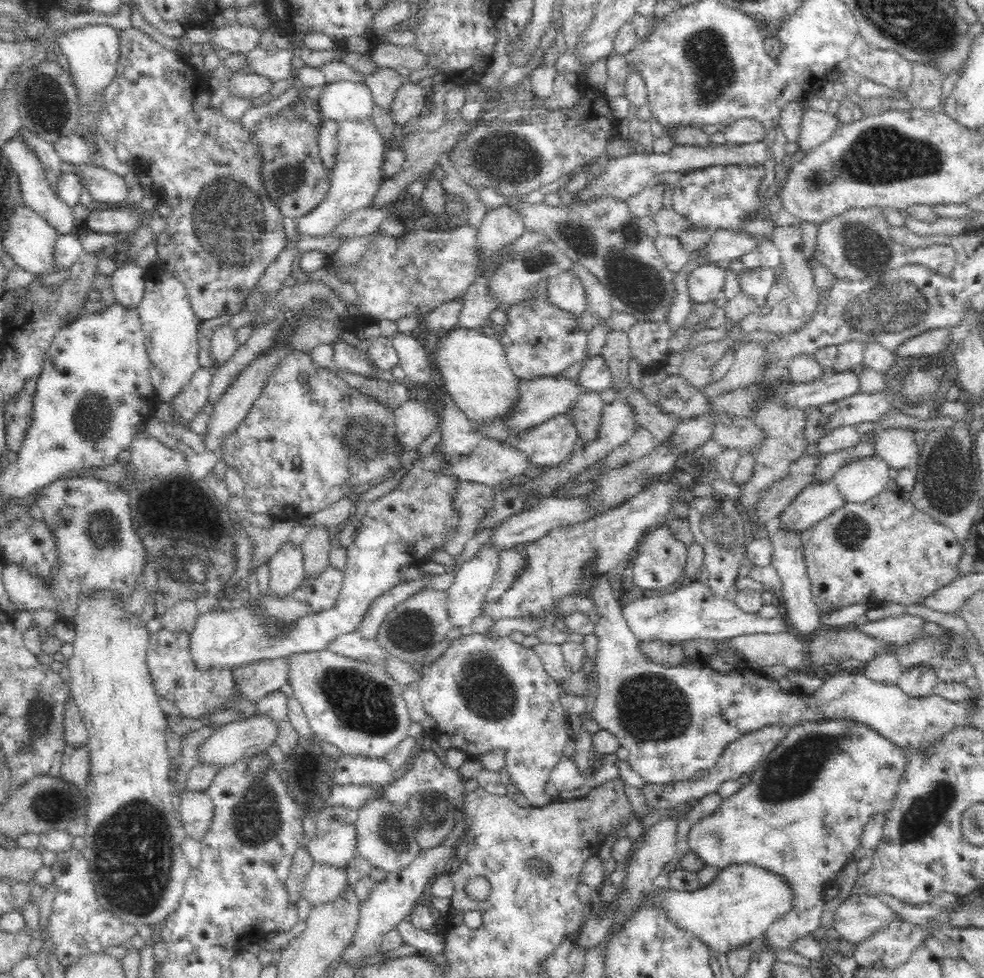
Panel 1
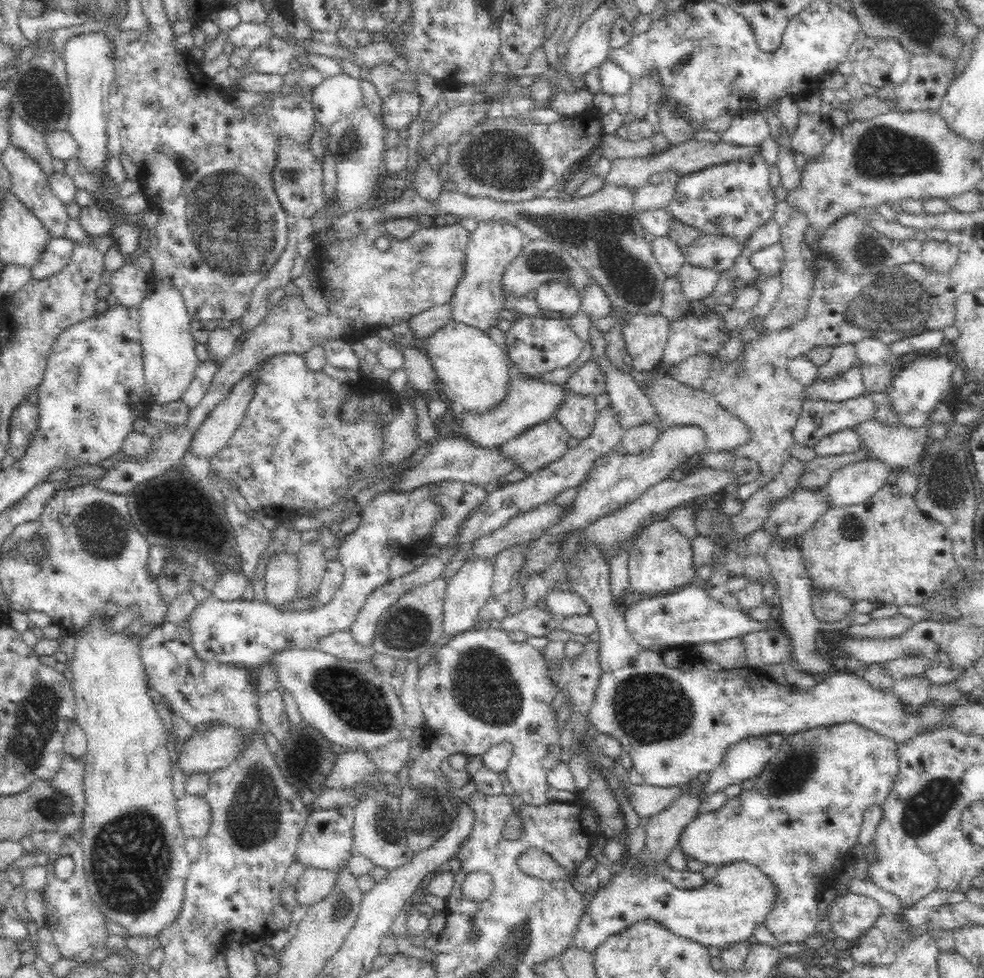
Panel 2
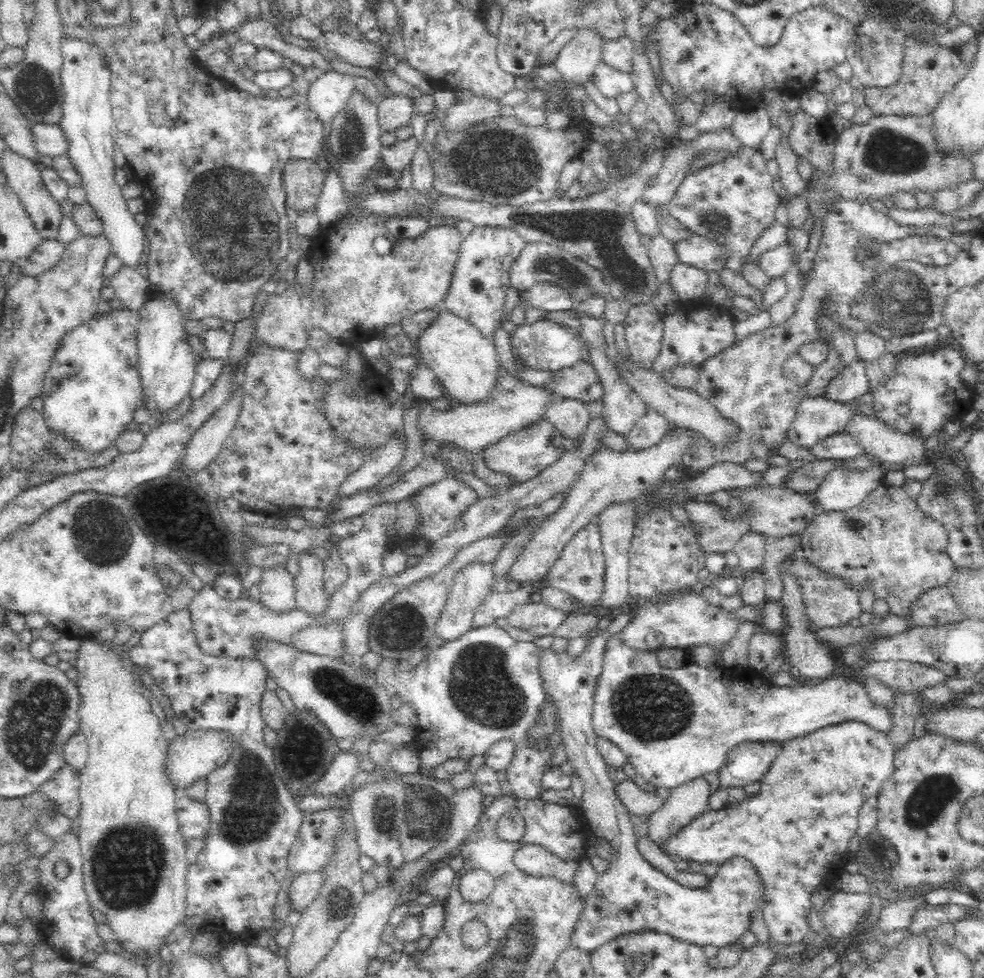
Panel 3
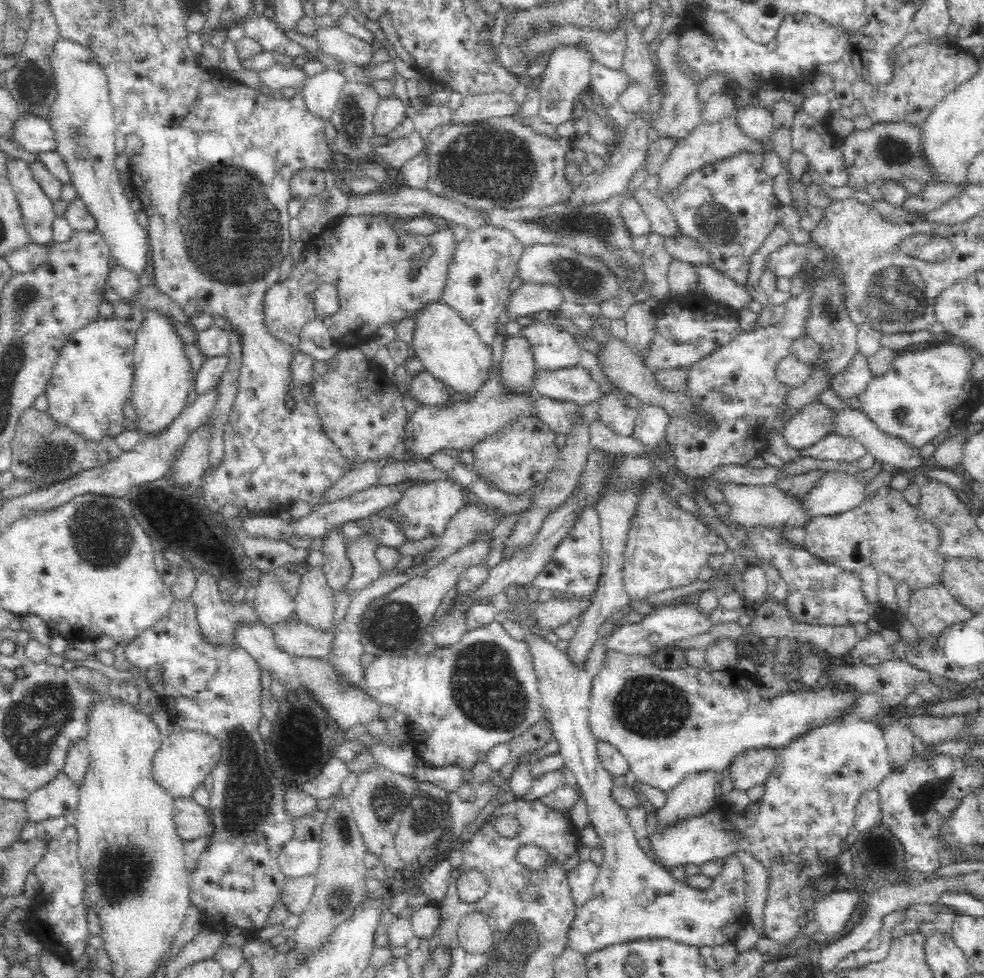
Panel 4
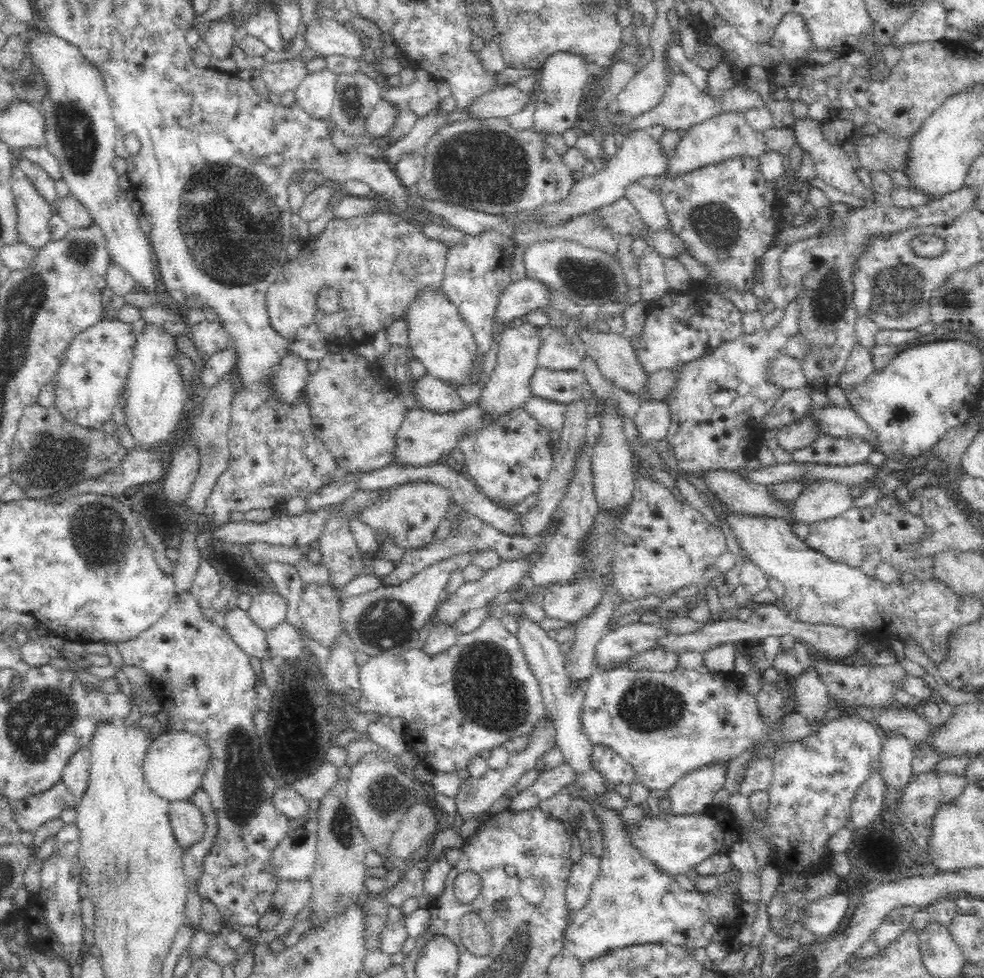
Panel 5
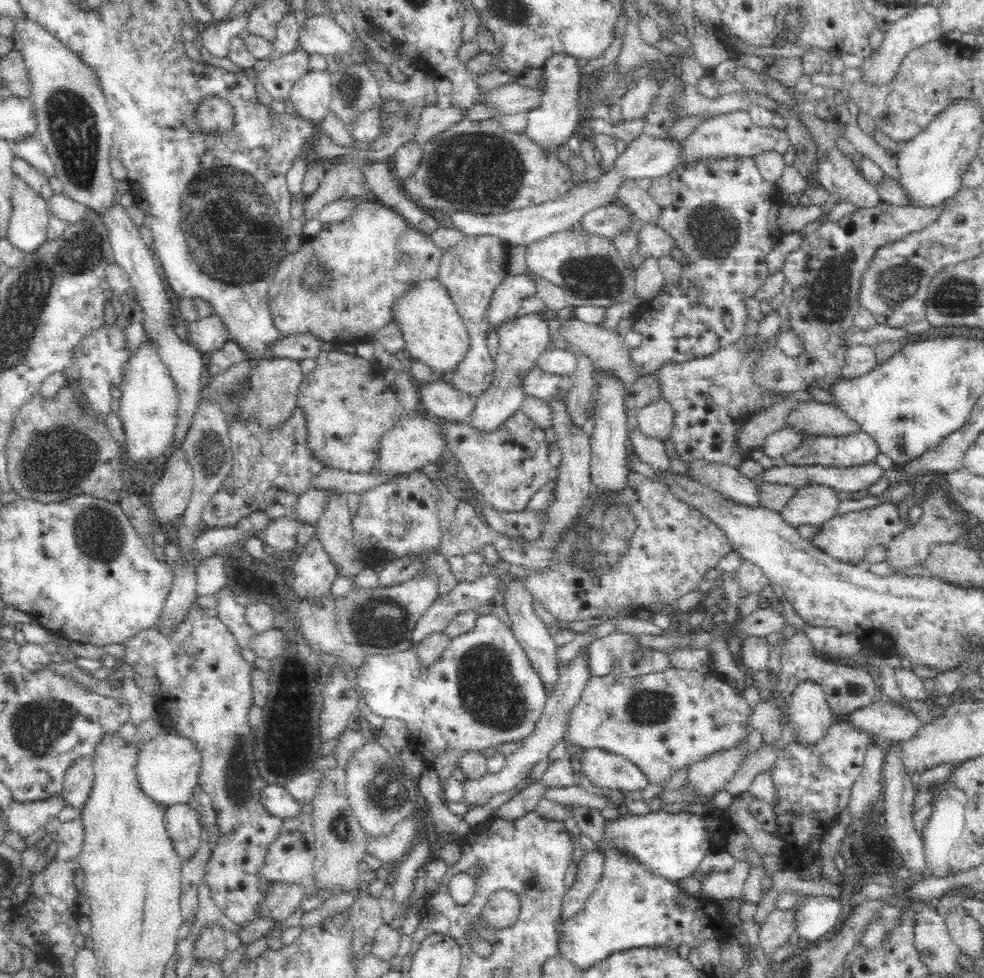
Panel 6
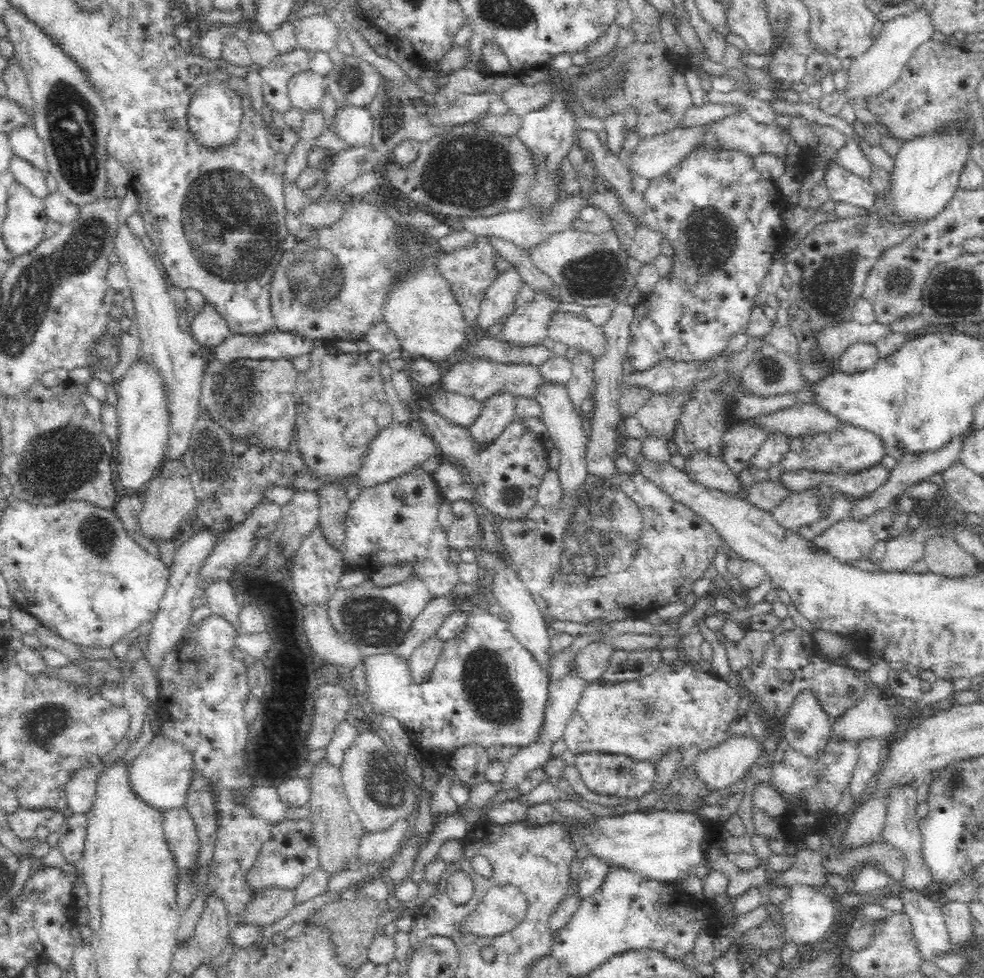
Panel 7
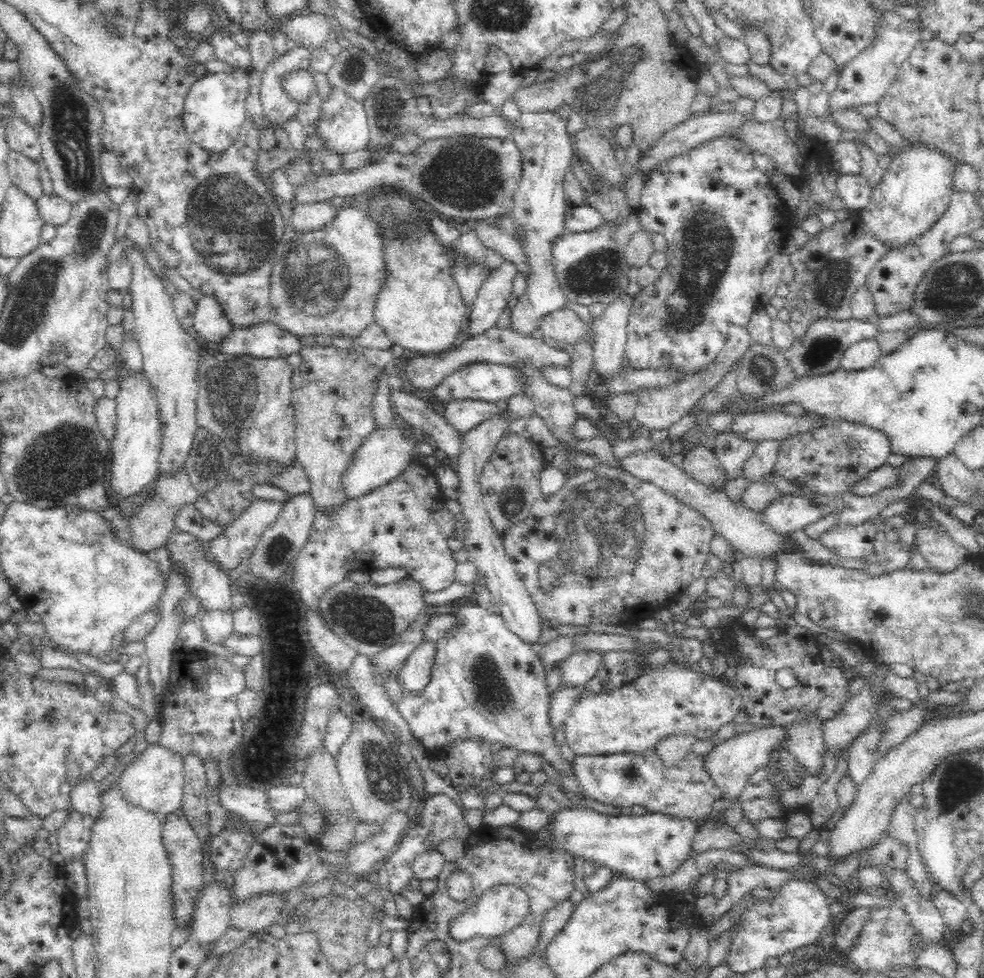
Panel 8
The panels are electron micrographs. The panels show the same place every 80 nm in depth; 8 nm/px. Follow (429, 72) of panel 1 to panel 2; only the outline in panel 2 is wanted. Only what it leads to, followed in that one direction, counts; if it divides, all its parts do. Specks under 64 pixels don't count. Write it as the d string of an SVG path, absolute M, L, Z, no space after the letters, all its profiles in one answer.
M333 58L333 60L342 68L342 71L348 72L348 75L360 80L371 81L377 88L378 94L382 100L392 94L392 85L397 81L411 81L409 74L401 74L392 63L379 63L378 66L370 70L360 69L356 64L350 62L350 59Z

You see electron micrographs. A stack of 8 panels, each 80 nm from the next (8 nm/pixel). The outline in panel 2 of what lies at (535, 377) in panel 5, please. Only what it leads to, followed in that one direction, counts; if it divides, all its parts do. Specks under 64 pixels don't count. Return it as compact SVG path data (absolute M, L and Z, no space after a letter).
M590 359L584 364L580 364L570 374L570 378L562 384L562 393L565 395L572 394L580 397L595 398L605 392L604 375L598 365Z

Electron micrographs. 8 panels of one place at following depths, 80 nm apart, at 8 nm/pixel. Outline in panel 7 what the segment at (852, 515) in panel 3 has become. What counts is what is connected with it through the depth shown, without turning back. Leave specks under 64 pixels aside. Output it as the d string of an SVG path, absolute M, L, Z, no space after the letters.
M886 509L860 523L845 517L816 536L816 545L842 563L868 558L875 543L888 540L893 516Z

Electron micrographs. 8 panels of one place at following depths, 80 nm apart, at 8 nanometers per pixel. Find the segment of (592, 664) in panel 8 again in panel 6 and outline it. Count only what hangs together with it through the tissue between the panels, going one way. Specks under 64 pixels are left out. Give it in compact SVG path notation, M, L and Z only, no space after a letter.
M610 633L596 639L585 648L585 666L588 677L603 677L608 675L614 660L623 653L632 653L635 646L630 637L622 633Z

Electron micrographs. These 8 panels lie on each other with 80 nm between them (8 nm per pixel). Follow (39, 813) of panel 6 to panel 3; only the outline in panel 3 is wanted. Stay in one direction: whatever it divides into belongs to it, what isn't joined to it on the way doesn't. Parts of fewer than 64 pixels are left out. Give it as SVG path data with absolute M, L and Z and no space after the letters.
M68 765L56 771L36 792L44 801L45 815L61 814L68 819L76 820L80 811L79 786L79 777Z

